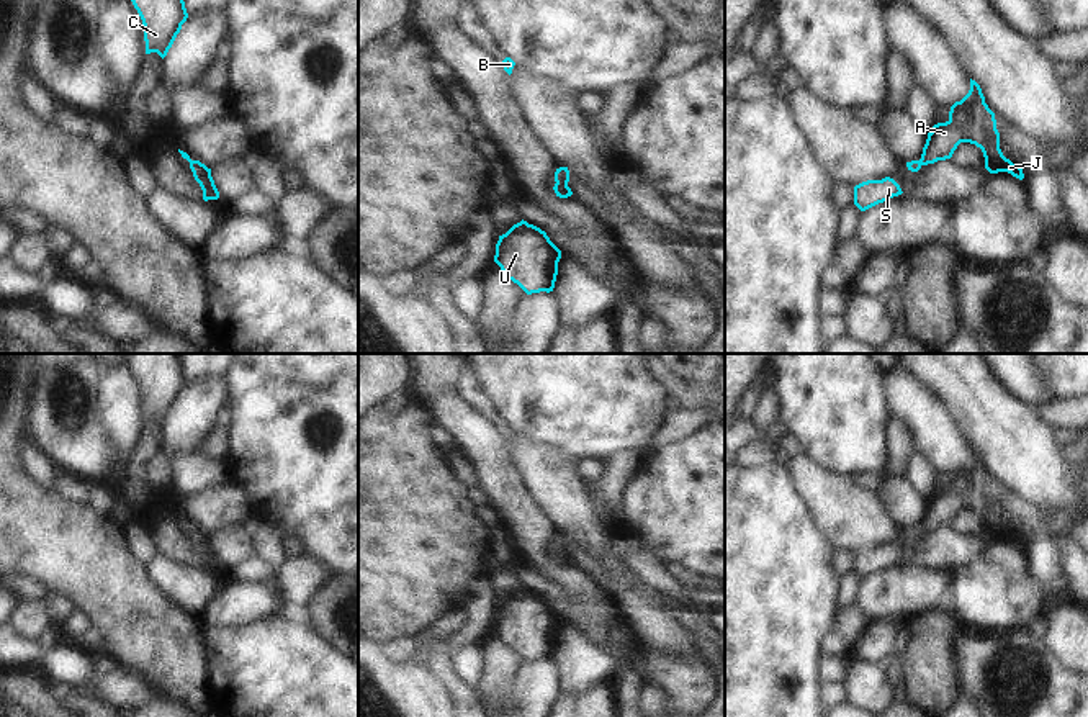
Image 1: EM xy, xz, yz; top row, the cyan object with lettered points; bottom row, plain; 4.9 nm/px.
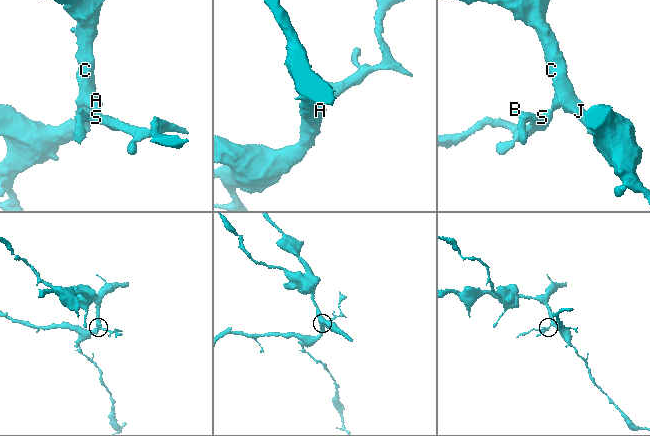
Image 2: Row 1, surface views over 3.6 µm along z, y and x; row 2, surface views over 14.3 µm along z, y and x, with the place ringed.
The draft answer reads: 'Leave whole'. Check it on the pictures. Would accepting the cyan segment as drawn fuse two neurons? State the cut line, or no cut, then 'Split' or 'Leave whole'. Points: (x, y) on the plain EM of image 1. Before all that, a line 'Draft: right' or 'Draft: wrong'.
Draft: right
No split. Leave whole.

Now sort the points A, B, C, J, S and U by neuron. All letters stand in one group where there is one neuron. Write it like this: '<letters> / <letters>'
A B C J S U

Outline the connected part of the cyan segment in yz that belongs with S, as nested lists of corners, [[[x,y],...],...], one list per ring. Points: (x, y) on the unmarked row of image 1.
[[[890,543],[882,547],[867,547],[854,553],[854,571],[861,578],[865,578],[901,560],[900,552]]]

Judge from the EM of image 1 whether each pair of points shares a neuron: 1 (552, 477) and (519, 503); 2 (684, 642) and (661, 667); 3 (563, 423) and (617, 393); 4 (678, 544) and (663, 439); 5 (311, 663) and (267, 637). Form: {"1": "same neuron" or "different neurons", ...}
{"1": "different neurons", "2": "different neurons", "3": "same neuron", "4": "different neurons", "5": "same neuron"}

